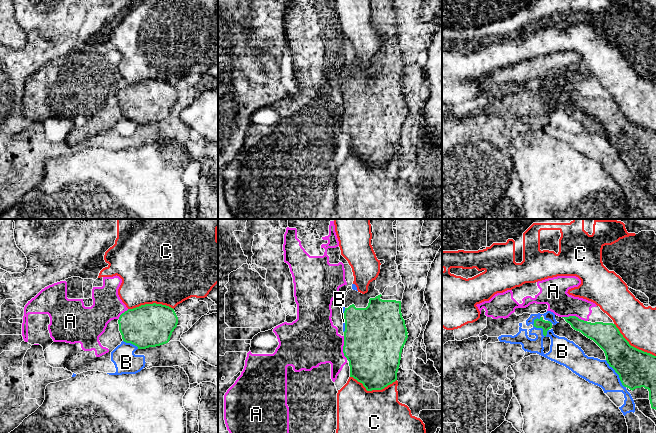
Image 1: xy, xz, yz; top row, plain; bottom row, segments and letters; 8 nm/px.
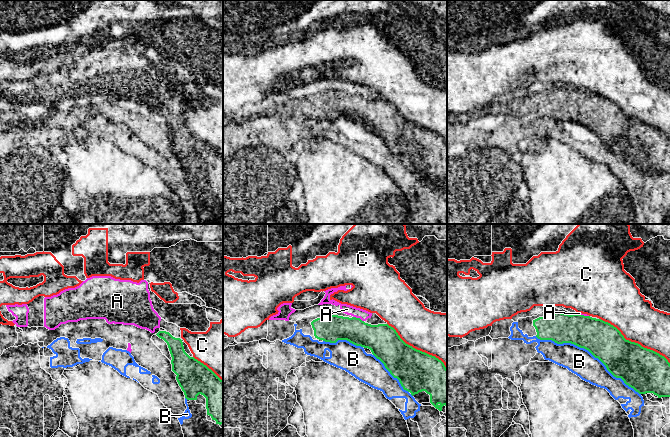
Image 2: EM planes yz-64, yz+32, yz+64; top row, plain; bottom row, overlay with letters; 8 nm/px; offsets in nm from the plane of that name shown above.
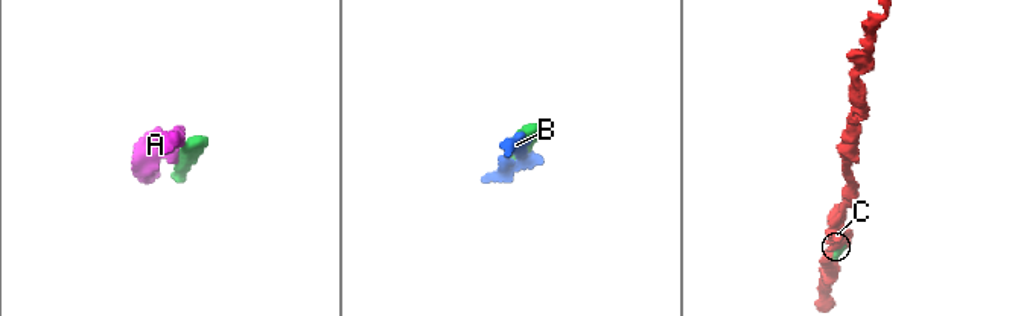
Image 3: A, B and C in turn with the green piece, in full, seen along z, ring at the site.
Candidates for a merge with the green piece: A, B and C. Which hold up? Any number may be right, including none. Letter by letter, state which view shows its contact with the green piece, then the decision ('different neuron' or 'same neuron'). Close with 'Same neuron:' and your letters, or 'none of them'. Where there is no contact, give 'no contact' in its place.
A: meets green in yz; different neuron
B: meets green in yz; same neuron
C: meets green in xz; different neuron
Same neuron: B

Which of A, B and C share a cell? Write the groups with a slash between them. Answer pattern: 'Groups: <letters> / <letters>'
Groups: A / B / C

